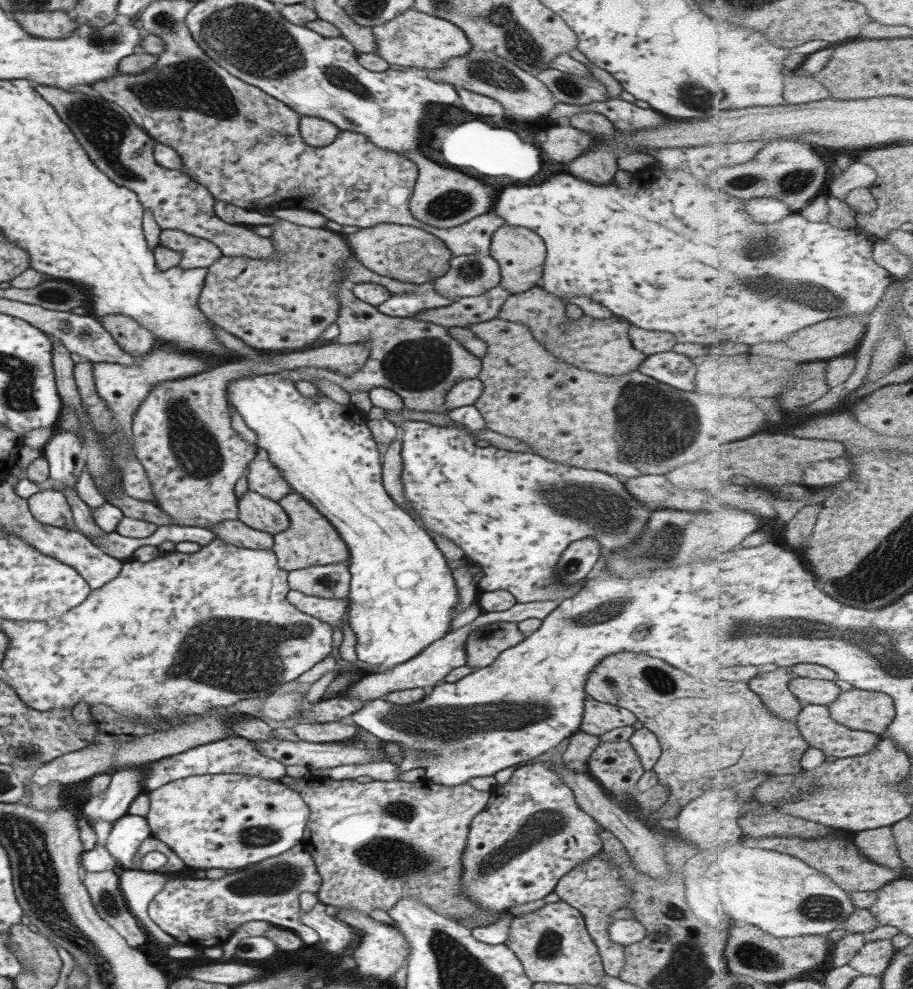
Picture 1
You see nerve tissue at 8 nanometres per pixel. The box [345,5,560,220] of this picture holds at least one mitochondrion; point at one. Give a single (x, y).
(502, 76)

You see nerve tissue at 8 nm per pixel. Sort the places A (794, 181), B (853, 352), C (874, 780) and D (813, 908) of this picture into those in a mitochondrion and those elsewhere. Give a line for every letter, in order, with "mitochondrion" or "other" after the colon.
A: mitochondrion
B: other
C: other
D: mitochondrion

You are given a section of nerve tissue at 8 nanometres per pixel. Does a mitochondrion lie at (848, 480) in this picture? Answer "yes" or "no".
no

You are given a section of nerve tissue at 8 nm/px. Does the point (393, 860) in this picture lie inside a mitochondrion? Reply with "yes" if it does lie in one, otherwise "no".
yes

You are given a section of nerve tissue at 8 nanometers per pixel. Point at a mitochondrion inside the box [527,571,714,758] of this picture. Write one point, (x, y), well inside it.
(609, 610)

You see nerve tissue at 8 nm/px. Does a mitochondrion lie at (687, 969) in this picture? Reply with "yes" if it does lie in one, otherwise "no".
yes

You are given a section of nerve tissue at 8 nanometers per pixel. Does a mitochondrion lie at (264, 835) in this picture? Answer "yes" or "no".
yes

